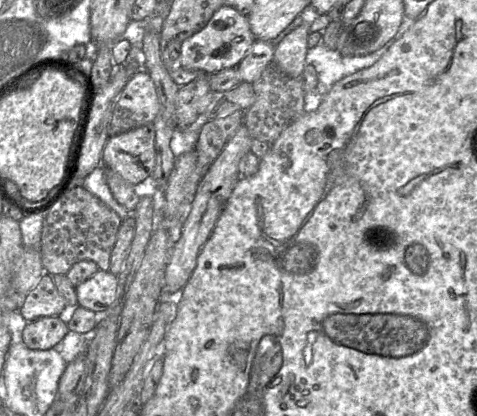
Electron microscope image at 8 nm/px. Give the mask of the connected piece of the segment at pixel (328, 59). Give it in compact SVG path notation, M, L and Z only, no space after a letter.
M404 18L395 36L391 40L389 40L385 45L369 54L342 57L342 55L340 55L336 49L329 49L325 45L323 45L322 40L314 48L308 48L306 61L307 64L313 65L317 70L318 86L317 90L306 92L305 112L309 113L317 110L323 100L323 97L329 93L329 91L337 82L358 71L373 66L387 52L387 50L392 46L392 44L395 41L399 40L411 28L411 26L415 23L415 21L416 19L414 18Z

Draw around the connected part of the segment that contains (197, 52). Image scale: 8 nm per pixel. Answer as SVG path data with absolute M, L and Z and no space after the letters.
M224 5L214 13L204 28L182 42L178 65L208 75L237 67L255 41L248 17Z

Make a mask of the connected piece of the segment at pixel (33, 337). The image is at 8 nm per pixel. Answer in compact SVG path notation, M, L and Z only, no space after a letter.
M66 315L44 316L26 324L22 341L30 349L48 350L58 344L68 330Z

